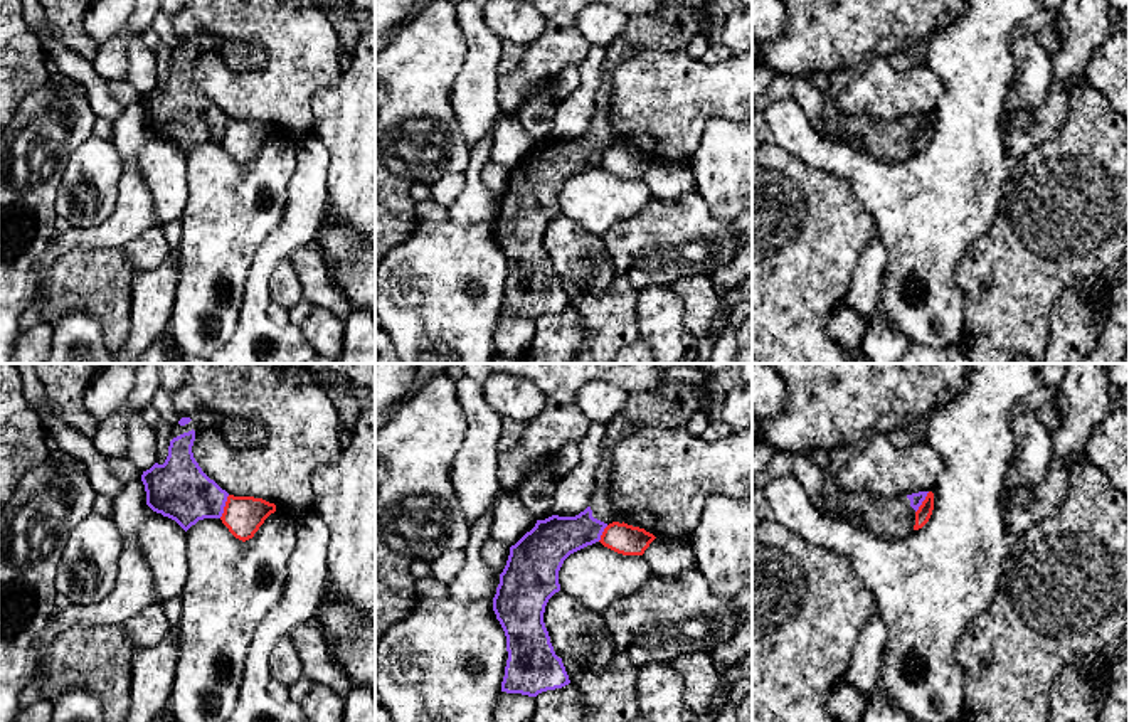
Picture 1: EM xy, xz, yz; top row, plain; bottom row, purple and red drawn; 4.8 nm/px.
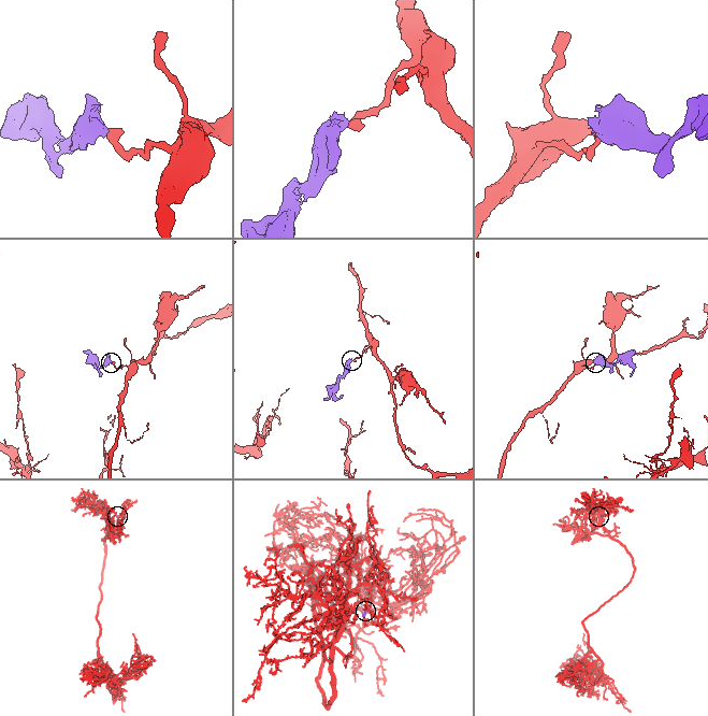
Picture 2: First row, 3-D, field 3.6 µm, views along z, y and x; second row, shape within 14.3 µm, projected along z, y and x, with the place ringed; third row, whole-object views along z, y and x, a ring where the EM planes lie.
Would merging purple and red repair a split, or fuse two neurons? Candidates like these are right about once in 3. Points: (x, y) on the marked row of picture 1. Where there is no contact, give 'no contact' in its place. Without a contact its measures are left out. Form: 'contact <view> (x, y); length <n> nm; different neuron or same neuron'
contact xy (224, 505); length 120 nm; different neuron

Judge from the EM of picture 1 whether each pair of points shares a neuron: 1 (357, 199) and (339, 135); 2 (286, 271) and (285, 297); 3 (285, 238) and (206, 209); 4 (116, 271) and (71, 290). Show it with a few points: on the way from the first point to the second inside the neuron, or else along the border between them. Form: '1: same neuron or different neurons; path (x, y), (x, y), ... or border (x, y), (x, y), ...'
1: same neuron; path (357, 184), (357, 153), (354, 150)
2: same neuron; path (285, 278), (285, 290)
3: different neurons; border (286, 196), (281, 222), (258, 249), (249, 266)
4: same neuron; path (105, 276), (101, 280), (83, 280)

